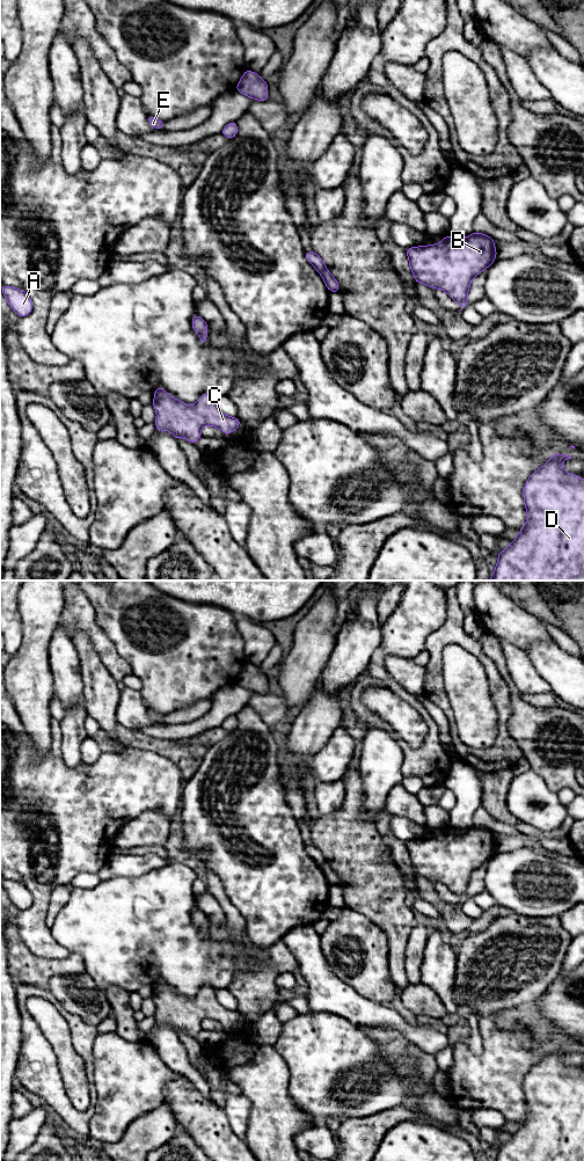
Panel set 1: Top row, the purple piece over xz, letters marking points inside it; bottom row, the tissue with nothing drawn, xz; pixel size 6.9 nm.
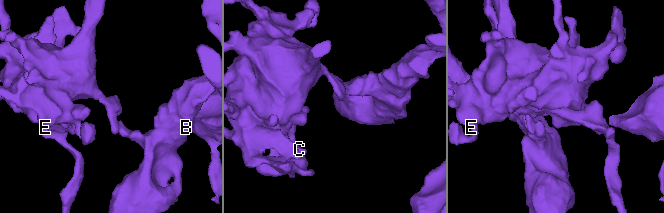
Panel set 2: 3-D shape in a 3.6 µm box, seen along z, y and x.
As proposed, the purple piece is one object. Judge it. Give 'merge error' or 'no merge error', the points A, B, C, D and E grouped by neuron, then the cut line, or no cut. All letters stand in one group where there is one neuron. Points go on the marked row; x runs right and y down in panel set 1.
merge error; groups A C D E / B; cut xz (325, 268), (319, 272)

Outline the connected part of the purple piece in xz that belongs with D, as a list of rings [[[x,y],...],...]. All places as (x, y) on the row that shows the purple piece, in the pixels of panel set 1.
[[[554,454],[549,457],[549,461],[546,465],[528,477],[523,490],[524,504],[527,511],[526,524],[519,531],[519,535],[511,541],[510,546],[498,553],[495,572],[489,580],[584,580],[584,479],[575,474],[569,474],[563,469],[562,462],[568,459],[571,459],[571,457],[567,454]]]

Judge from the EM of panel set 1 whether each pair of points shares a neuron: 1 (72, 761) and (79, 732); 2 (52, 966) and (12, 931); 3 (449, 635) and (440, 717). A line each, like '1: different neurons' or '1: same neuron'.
1: same neuron
2: same neuron
3: different neurons

